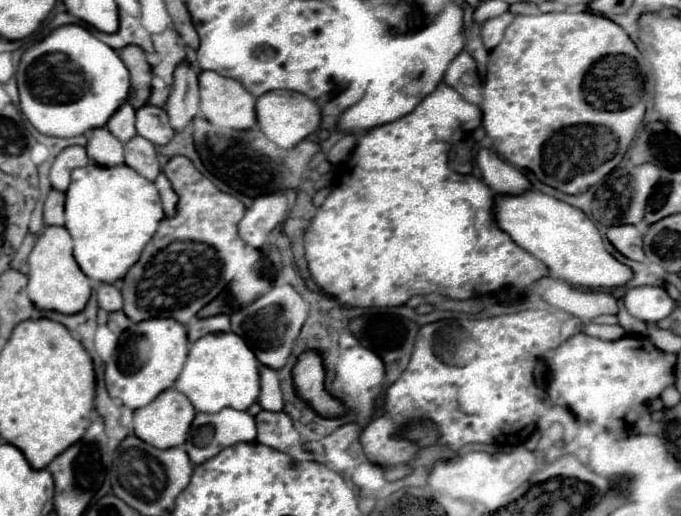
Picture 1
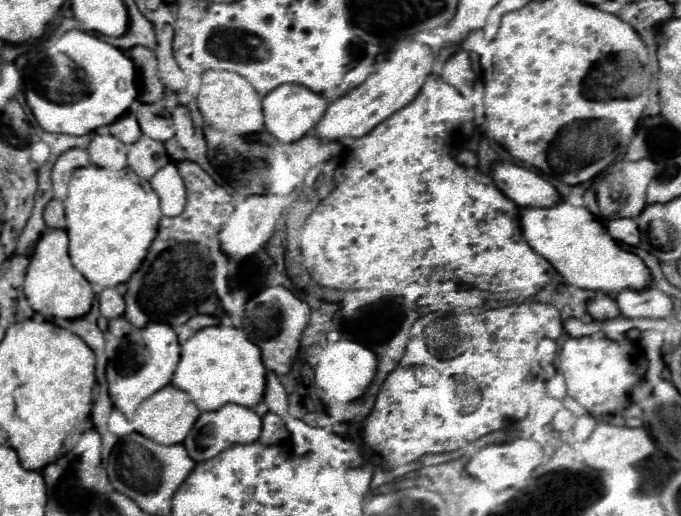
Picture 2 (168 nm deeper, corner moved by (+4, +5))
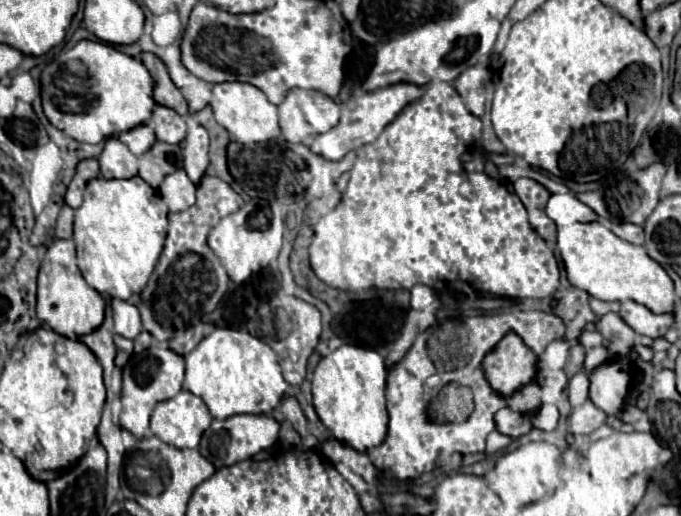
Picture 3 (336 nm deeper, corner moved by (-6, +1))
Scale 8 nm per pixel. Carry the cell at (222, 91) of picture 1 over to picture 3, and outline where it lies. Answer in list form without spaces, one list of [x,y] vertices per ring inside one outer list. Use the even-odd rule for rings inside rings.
[[[223,82],[213,86],[213,98],[211,98],[211,108],[215,114],[215,120],[231,134],[233,140],[241,144],[257,144],[257,142],[267,142],[277,136],[281,136],[279,130],[279,108],[267,100],[267,96],[243,82]]]

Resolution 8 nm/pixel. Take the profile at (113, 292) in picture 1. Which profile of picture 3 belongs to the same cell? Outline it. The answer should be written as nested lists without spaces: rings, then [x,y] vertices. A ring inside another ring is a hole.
[[[115,298],[111,302],[111,306],[113,306],[113,318],[115,318],[115,332],[119,336],[123,336],[127,340],[133,340],[137,334],[143,332],[139,310],[133,304]]]

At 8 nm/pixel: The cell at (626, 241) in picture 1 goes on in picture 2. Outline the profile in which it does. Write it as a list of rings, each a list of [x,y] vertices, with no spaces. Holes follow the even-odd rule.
[[[609,220],[607,232],[627,246],[639,246],[639,228],[635,220]]]

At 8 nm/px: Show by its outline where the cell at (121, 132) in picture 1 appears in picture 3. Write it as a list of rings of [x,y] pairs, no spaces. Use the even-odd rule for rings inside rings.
[[[143,124],[139,128],[133,128],[129,132],[123,132],[117,136],[123,144],[129,146],[129,150],[135,154],[135,156],[143,156],[151,144],[155,144],[155,130],[149,126],[149,124]]]

